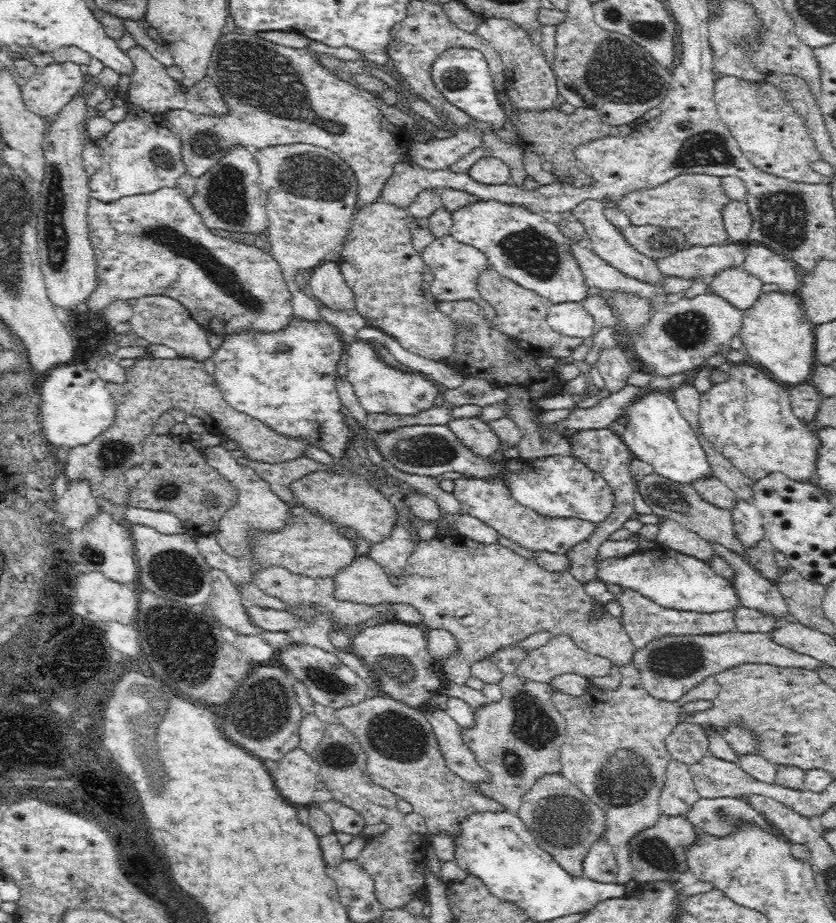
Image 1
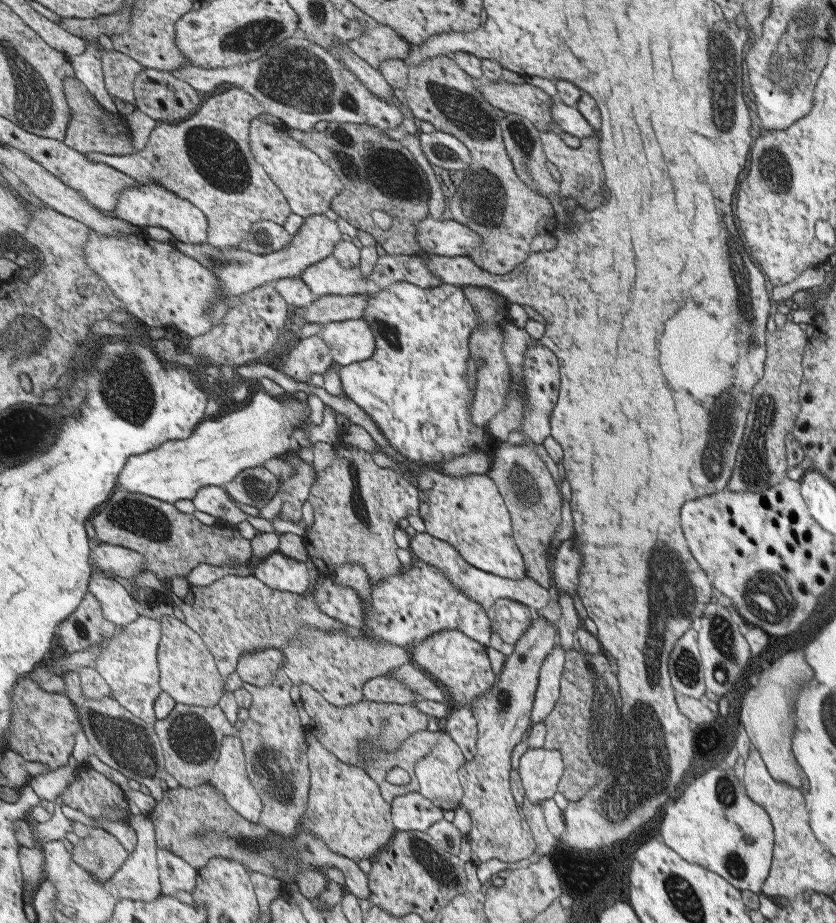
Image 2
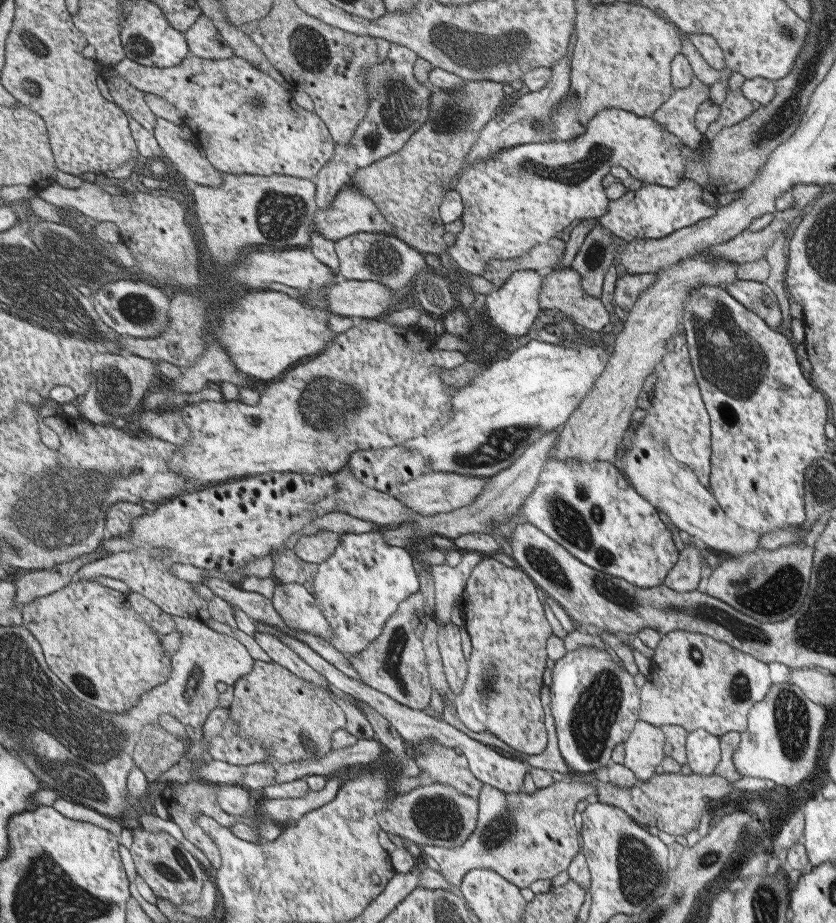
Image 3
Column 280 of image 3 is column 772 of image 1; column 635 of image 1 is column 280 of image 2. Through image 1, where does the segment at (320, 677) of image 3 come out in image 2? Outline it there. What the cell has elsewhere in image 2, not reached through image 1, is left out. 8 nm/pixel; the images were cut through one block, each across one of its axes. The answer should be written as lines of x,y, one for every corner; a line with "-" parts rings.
278,648
258,650
244,655
240,659
237,671
246,680
246,683
266,687
274,683
274,679
278,677
278,671
284,667
285,661
282,650

